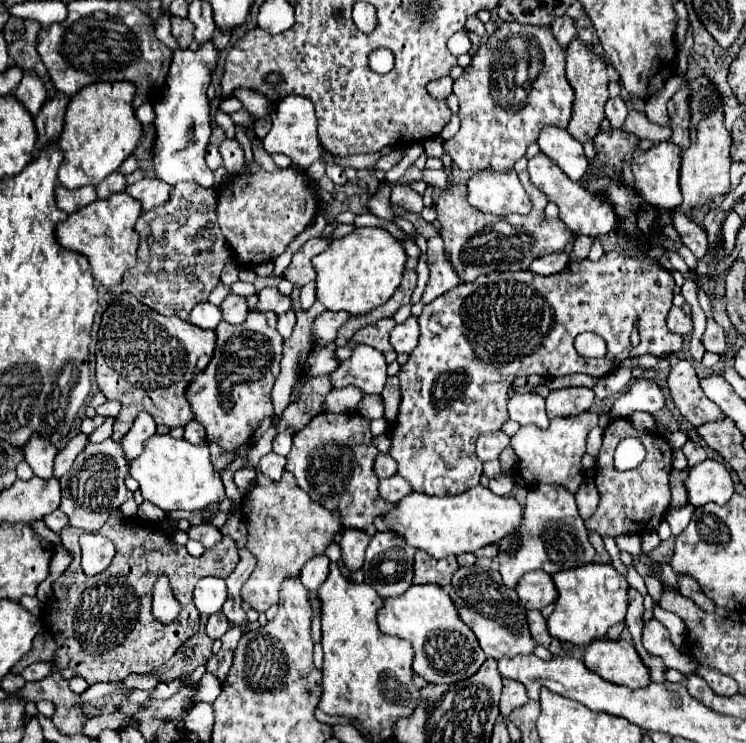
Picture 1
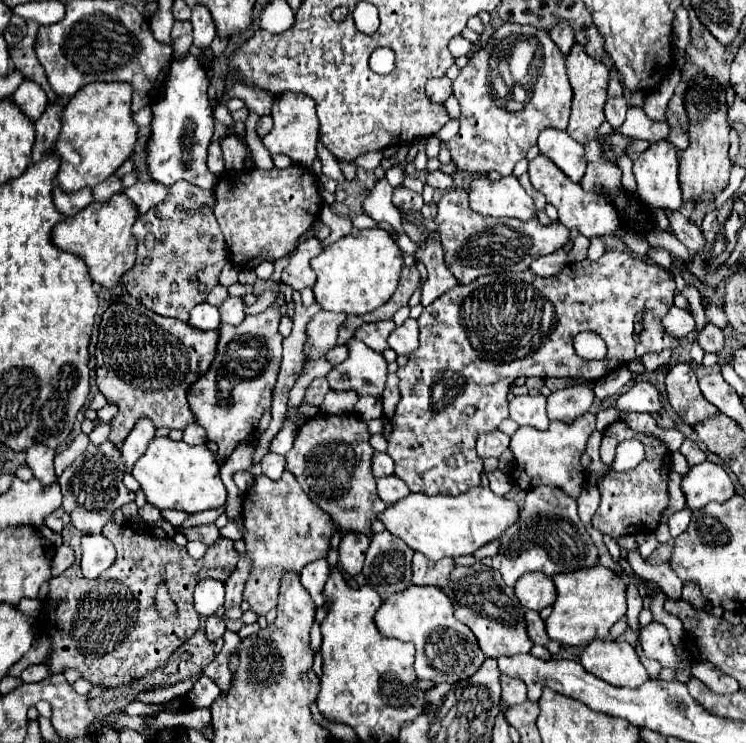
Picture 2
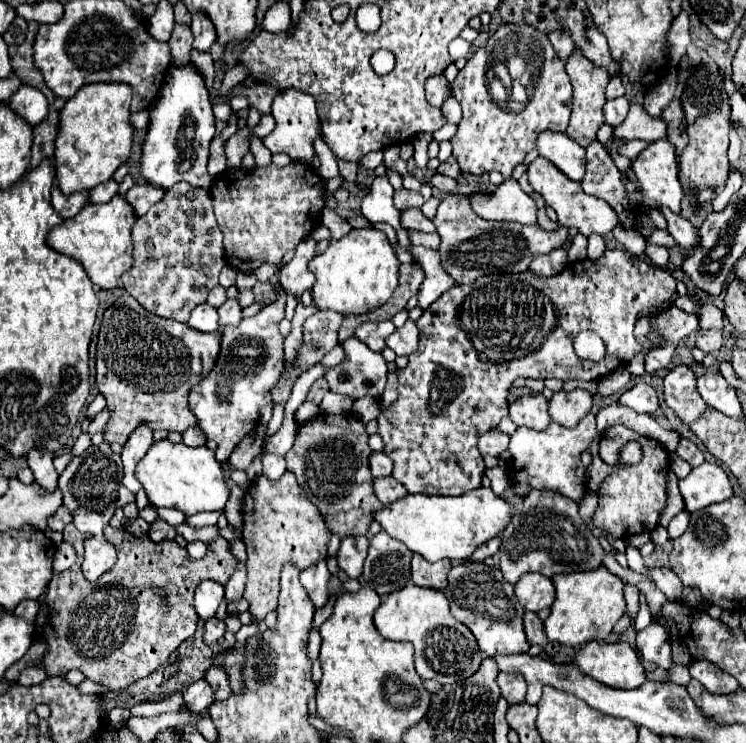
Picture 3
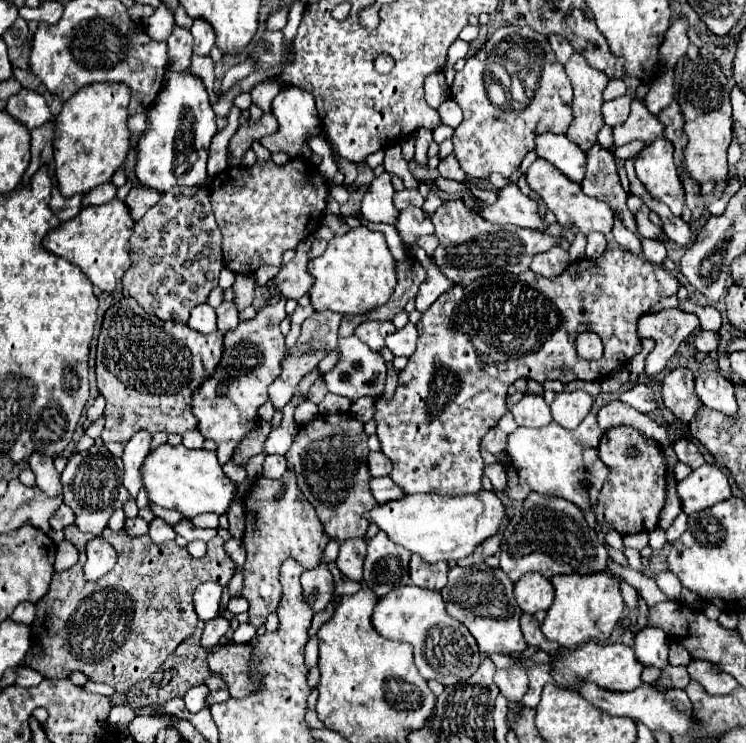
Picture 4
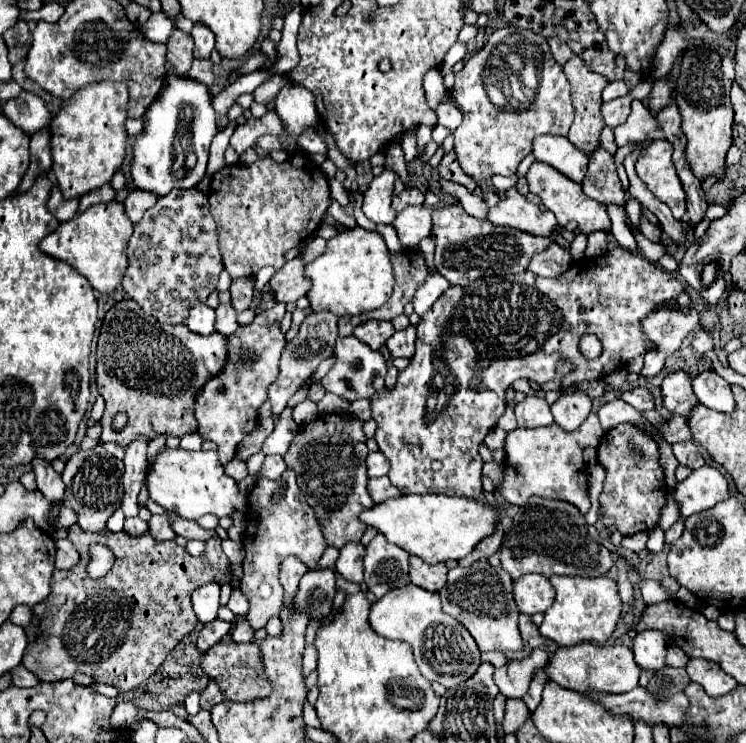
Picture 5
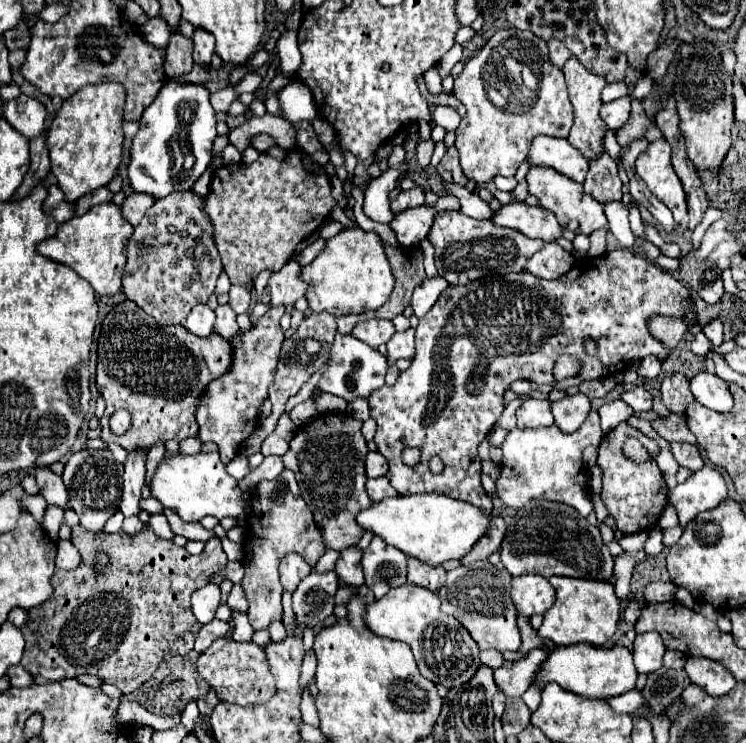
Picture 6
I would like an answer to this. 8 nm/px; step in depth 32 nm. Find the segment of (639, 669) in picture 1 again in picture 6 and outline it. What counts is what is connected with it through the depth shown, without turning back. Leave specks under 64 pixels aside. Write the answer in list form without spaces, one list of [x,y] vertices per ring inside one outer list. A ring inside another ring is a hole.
[[[576,644],[576,646],[558,646],[548,660],[540,666],[540,672],[536,672],[534,682],[544,688],[548,682],[560,684],[564,690],[576,692],[586,698],[610,698],[624,694],[636,686],[638,680],[638,670],[632,660],[632,652],[624,646],[612,646],[612,648],[602,648],[602,646],[592,646],[592,644]]]

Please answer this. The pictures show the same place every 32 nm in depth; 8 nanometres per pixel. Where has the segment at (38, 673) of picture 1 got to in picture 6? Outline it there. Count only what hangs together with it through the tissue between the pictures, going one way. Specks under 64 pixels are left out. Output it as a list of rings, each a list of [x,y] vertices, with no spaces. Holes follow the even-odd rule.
[[[16,664],[16,668],[10,668],[8,676],[10,676],[10,686],[16,686],[16,688],[26,688],[26,686],[36,684],[32,674],[28,670],[24,670],[24,666],[20,666],[20,664]]]

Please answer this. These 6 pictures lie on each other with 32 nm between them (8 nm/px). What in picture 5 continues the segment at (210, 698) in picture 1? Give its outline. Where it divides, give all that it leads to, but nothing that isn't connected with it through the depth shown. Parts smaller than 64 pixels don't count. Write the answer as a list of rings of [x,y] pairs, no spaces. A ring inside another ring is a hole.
[[[198,690],[198,692],[194,692],[194,696],[192,696],[192,694],[188,694],[188,698],[184,700],[184,704],[186,704],[186,712],[188,712],[188,714],[198,714],[198,710],[200,710],[200,698],[202,698],[202,694],[204,694],[204,690]]]

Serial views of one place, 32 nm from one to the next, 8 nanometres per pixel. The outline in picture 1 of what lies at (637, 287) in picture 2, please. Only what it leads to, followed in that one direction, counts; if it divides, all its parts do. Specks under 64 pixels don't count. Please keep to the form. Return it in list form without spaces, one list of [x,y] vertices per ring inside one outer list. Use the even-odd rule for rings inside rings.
[[[606,252],[598,262],[574,262],[552,276],[540,276],[530,270],[492,272],[474,282],[464,282],[426,304],[418,316],[420,342],[398,372],[402,402],[396,422],[388,428],[392,440],[390,456],[398,462],[398,474],[412,484],[414,492],[430,496],[462,494],[480,482],[482,462],[474,452],[476,440],[484,432],[498,432],[508,420],[508,390],[518,376],[566,376],[584,372],[602,378],[616,370],[624,358],[678,352],[684,338],[670,332],[666,326],[666,316],[672,306],[672,288],[672,274],[658,262],[624,252]],[[632,328],[638,328],[642,338],[636,348],[630,346]],[[580,332],[596,332],[606,342],[606,356],[580,356],[574,348],[574,338]]]

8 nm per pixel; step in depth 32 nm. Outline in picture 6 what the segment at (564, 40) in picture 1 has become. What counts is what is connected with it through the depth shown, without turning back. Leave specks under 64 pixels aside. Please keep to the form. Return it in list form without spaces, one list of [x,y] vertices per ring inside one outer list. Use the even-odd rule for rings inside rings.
[[[556,38],[548,40],[548,50],[550,50],[550,60],[552,60],[558,68],[562,68],[562,66],[566,64],[566,60],[572,56],[572,52],[566,48],[566,44],[560,42],[560,40],[556,40]]]

